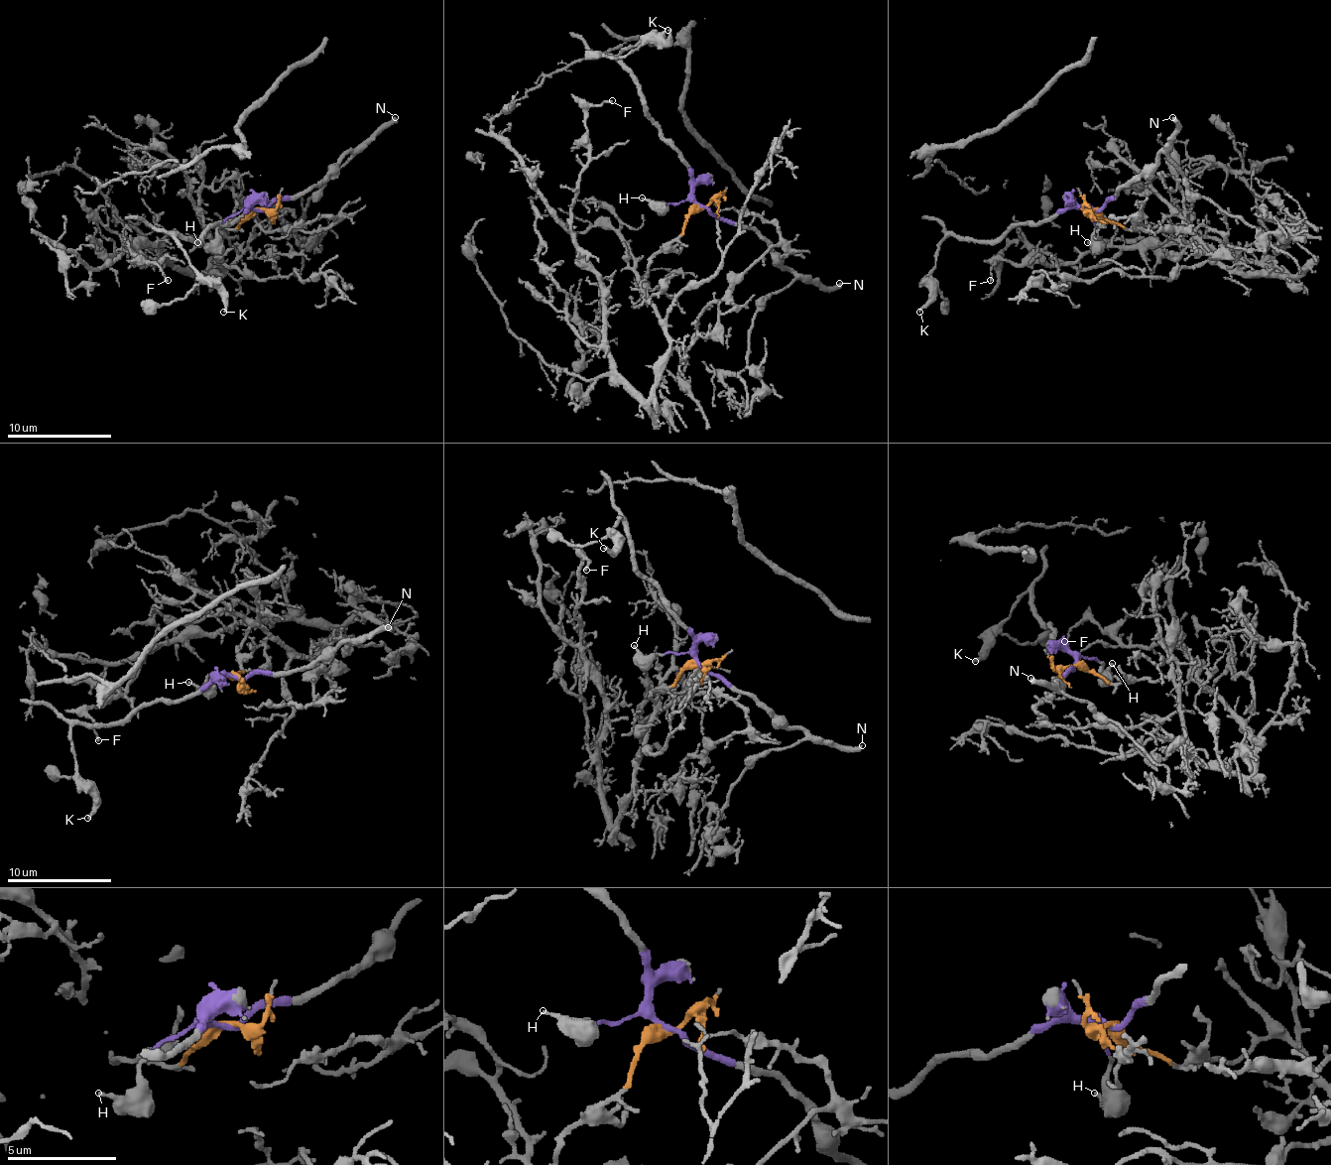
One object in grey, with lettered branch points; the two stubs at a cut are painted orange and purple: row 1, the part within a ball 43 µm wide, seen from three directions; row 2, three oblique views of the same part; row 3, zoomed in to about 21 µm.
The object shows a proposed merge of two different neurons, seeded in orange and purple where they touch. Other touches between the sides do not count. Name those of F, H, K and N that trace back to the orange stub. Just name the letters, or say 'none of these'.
F

